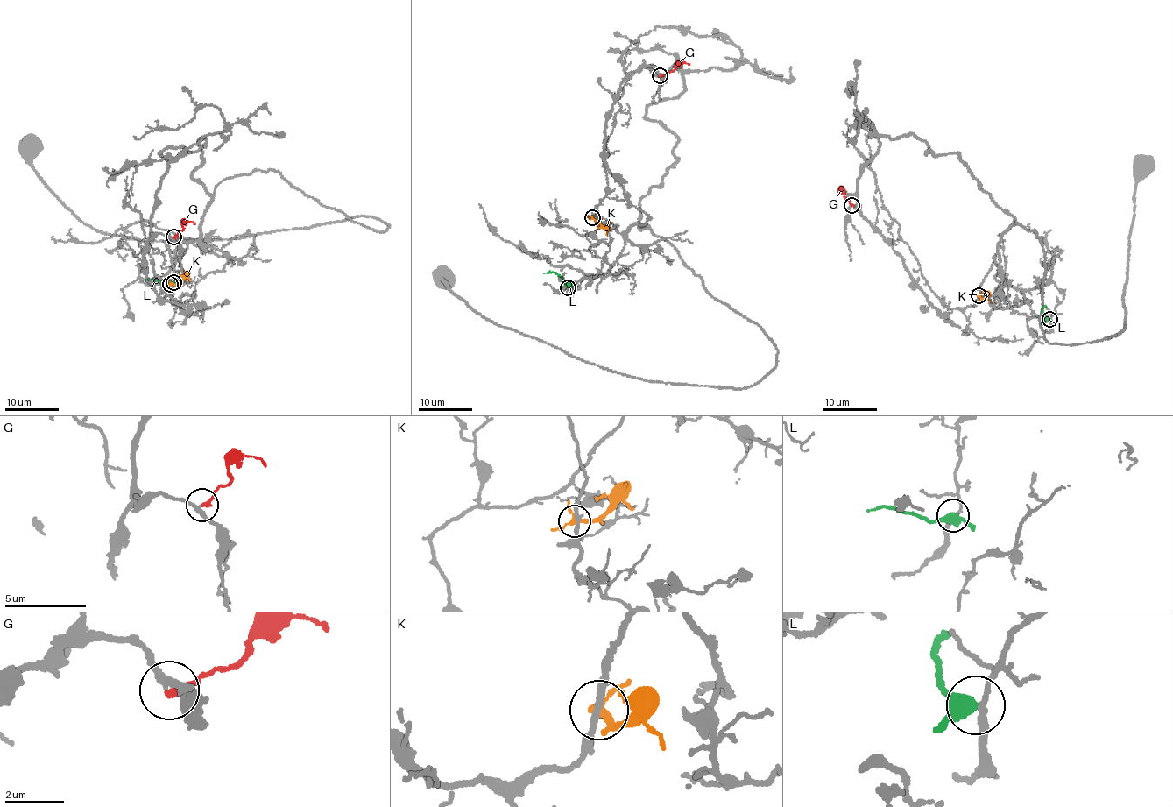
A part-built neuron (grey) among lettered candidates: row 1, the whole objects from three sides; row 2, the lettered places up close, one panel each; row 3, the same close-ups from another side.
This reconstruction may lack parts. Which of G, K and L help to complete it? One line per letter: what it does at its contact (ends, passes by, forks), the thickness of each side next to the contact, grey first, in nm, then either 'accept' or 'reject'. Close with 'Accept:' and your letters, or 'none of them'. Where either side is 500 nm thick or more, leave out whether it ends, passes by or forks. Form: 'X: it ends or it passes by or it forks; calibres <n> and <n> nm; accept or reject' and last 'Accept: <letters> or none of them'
G: it ends; calibres 200 and 240 nm; reject
K: it forks; calibres 220 and 190 nm; reject
L: it passes by; calibres 200 and 440 nm; reject
Accept: none of them

